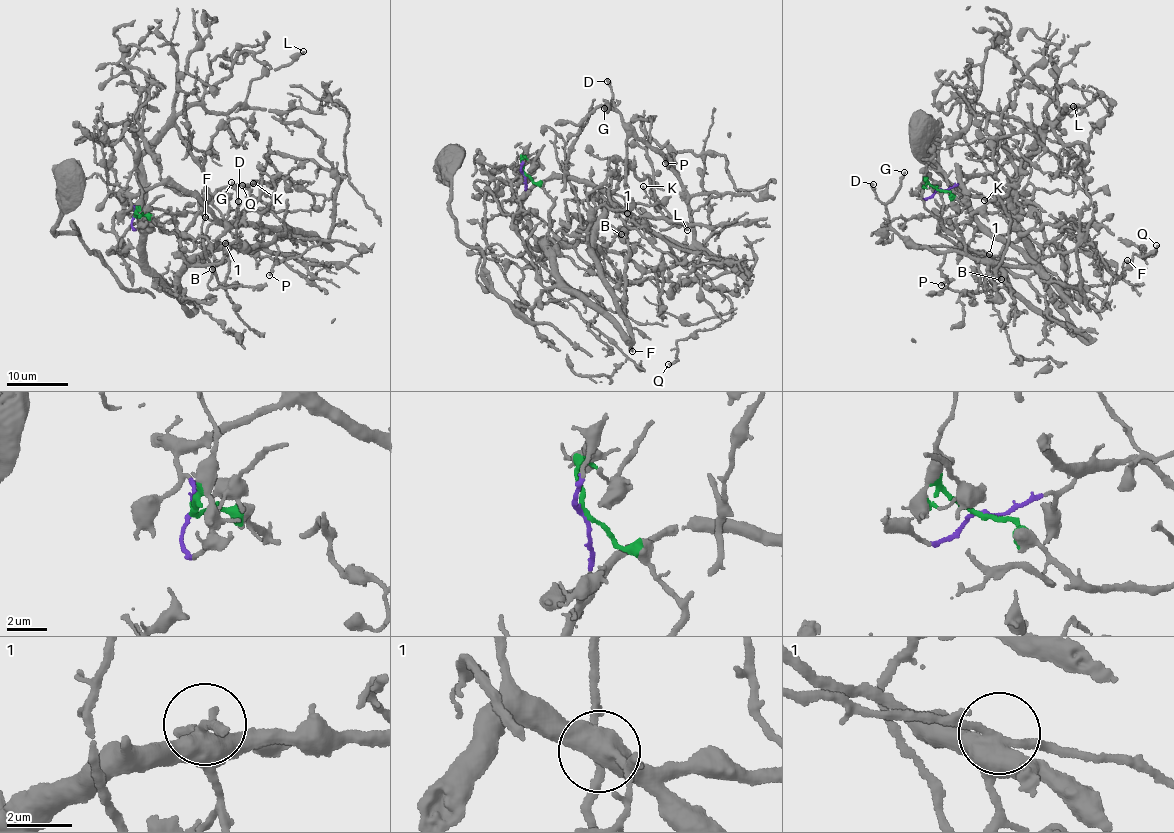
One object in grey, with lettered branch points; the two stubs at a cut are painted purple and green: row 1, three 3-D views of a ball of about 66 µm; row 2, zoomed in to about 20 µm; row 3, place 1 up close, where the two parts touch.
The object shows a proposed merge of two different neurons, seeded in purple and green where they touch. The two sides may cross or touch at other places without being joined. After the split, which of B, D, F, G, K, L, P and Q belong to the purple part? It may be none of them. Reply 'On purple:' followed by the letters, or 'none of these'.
On purple: D, F, G, P

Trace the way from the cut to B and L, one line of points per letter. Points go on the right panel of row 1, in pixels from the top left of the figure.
B: (939, 190), (969, 209), (999, 213), (1067, 319), (1090, 340), (1046, 319), (980, 254), (1000, 280)
L: (939, 190), (976, 213), (1000, 211), (1044, 126), (1060, 118), (1060, 86), (1062, 112), (1073, 105)

